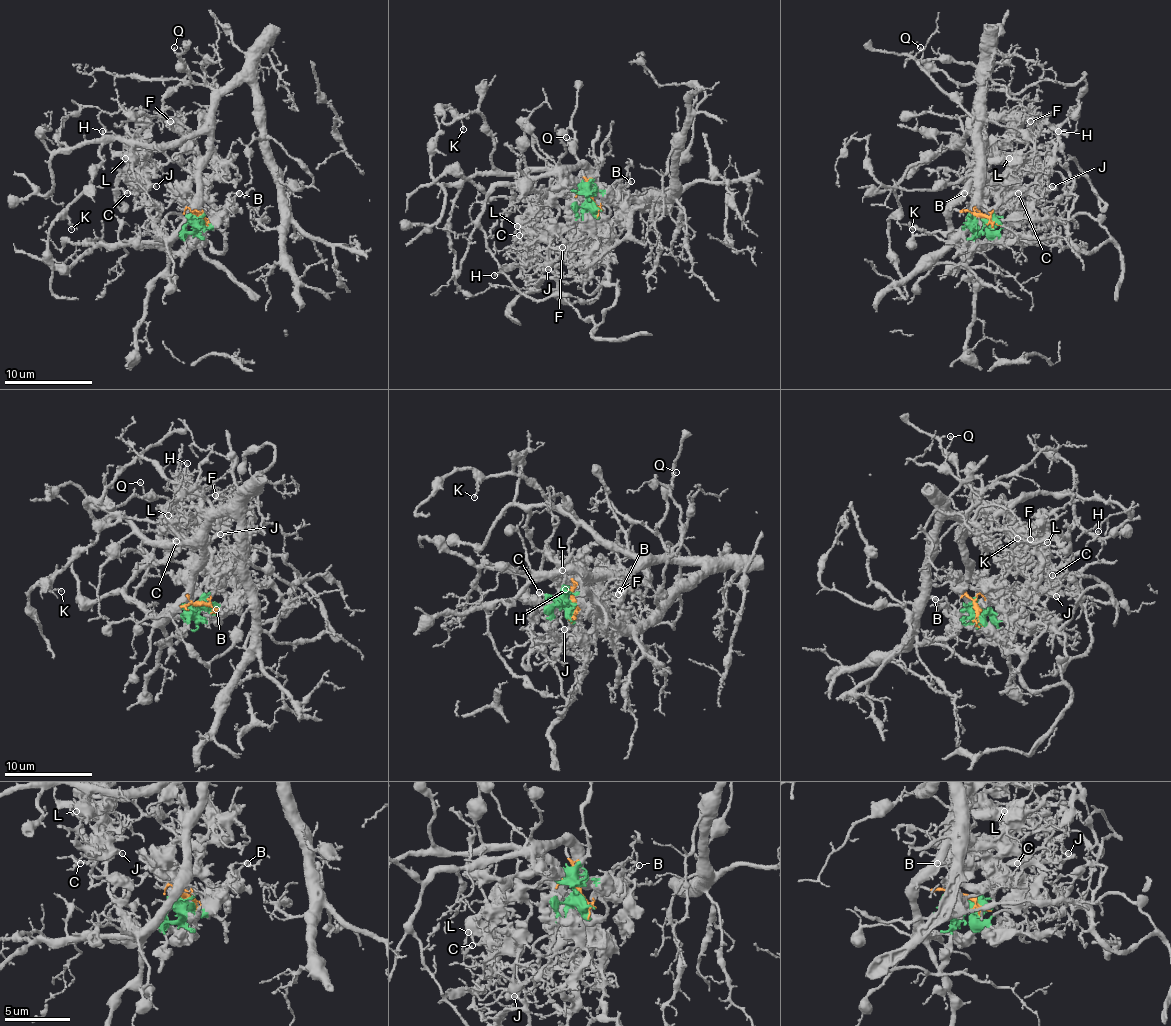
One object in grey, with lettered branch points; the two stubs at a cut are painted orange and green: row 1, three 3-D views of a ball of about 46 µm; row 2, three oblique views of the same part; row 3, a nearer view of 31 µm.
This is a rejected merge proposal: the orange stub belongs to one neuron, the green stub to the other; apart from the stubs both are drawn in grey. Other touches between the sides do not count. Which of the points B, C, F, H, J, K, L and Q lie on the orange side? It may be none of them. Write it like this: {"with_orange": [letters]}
{"with_orange": ["K", "Q"]}

